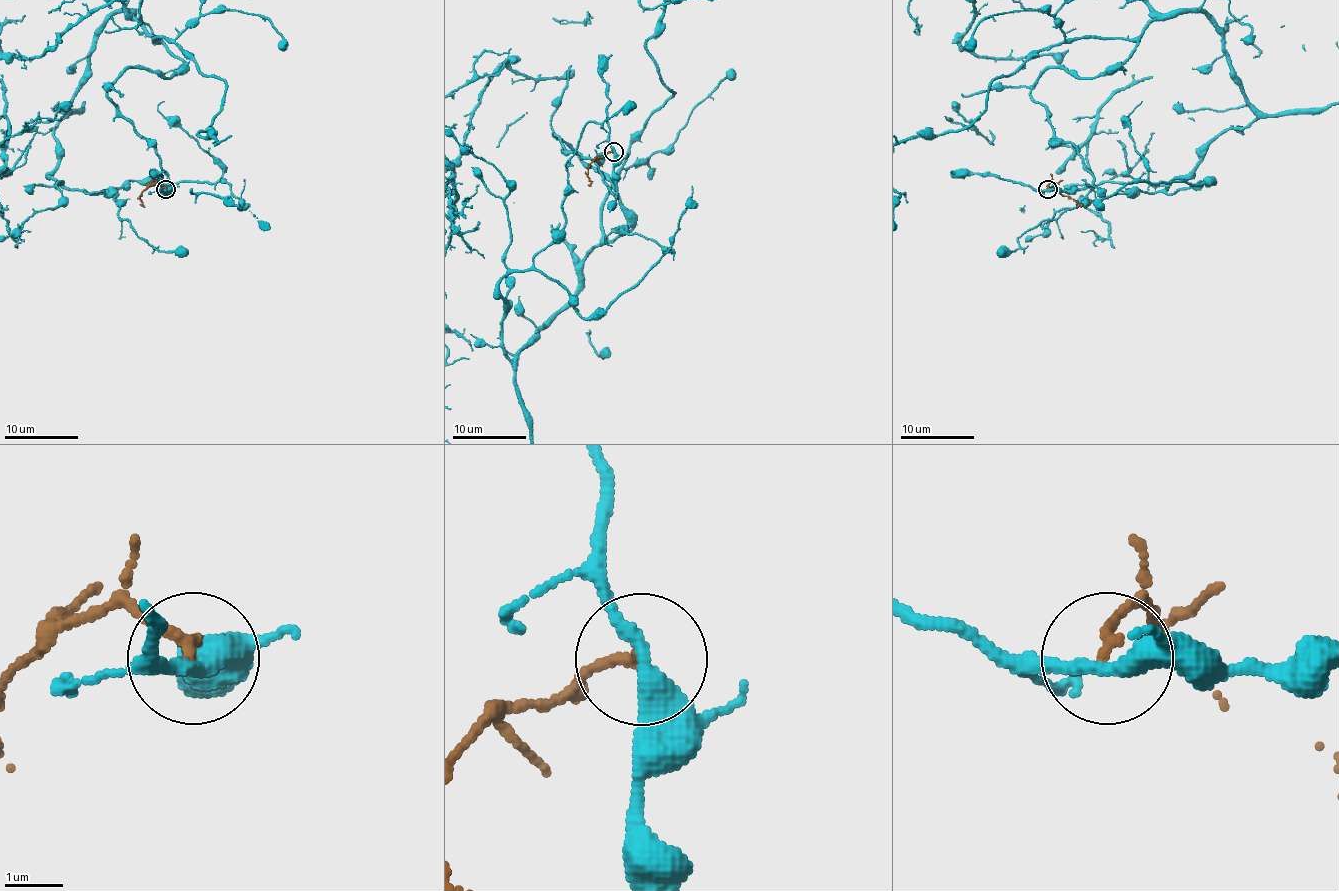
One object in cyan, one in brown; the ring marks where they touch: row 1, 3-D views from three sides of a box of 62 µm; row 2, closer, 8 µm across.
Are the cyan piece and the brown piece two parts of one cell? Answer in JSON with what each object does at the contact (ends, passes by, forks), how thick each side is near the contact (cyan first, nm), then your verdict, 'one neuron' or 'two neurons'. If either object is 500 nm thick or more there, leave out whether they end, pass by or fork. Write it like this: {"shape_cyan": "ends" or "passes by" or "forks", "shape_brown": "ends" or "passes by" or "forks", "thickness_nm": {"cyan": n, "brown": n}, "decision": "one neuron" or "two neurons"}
{"shape_cyan": "passes by", "shape_brown": "ends", "thickness_nm": {"cyan": 340, "brown": 180}, "decision": "two neurons"}

